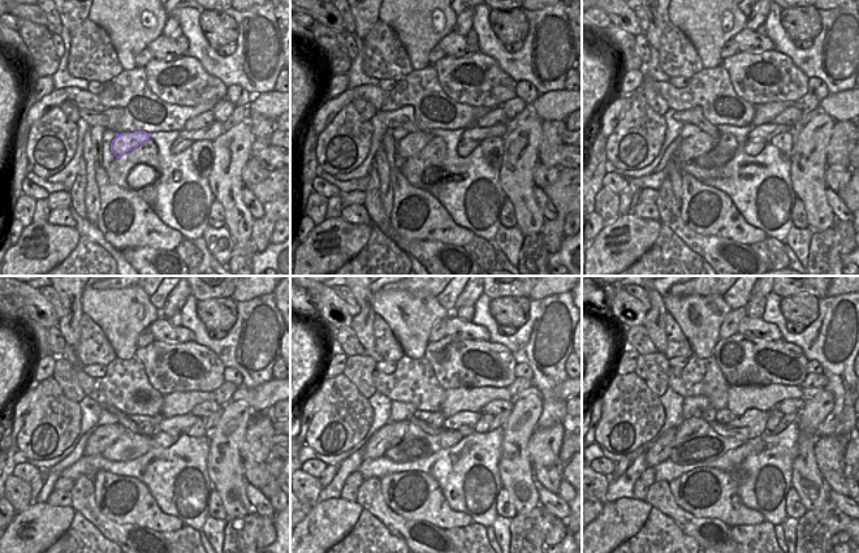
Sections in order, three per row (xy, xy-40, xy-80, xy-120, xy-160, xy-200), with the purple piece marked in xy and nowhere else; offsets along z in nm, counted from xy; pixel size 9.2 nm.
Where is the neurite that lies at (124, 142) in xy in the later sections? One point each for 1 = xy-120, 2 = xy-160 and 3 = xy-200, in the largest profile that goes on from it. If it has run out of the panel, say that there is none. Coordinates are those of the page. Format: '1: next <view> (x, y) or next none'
1: next xy-120 (100, 437)
2: next xy-160 (391, 433)
3: next xy-200 (661, 449)

